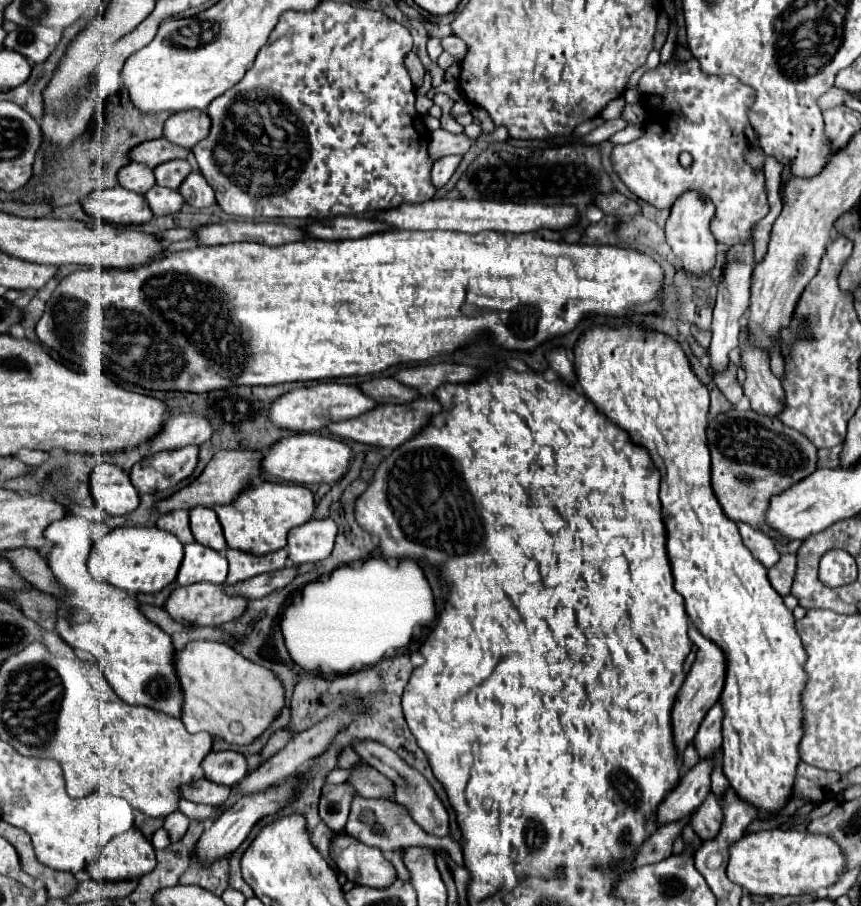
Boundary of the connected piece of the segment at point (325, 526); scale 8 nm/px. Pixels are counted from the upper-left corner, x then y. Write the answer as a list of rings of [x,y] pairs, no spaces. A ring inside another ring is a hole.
[[[332,517],[312,519],[288,533],[288,561],[292,565],[316,563],[332,553],[336,523]]]

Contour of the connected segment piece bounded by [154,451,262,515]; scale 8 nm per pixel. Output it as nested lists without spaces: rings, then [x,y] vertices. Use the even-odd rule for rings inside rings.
[[[218,451],[212,457],[212,461],[206,465],[206,469],[192,483],[188,483],[186,487],[182,487],[180,491],[170,495],[168,499],[158,501],[154,505],[154,511],[164,515],[164,513],[170,513],[170,511],[176,511],[176,509],[190,511],[198,505],[212,507],[216,503],[230,503],[232,497],[236,497],[236,493],[244,491],[250,485],[248,477],[258,471],[260,459],[262,459],[262,453],[258,453],[258,451]]]

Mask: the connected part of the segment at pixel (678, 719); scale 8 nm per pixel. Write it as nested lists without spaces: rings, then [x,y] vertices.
[[[690,625],[688,635],[690,635],[692,643],[698,647],[698,653],[696,653],[696,661],[694,661],[690,673],[684,679],[684,687],[680,689],[680,693],[674,701],[674,707],[672,707],[674,747],[678,751],[678,755],[682,755],[682,751],[694,741],[696,729],[700,727],[702,719],[706,717],[708,709],[718,701],[722,687],[724,687],[724,653],[720,651],[720,647],[714,645],[712,641],[708,641],[706,637],[702,637],[694,625]]]

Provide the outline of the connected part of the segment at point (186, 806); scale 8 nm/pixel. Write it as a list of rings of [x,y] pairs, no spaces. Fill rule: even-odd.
[[[182,799],[178,809],[190,817],[190,819],[208,819],[208,817],[214,817],[214,809],[212,807],[206,807],[206,805],[198,805],[198,803],[192,803],[192,801],[186,801]]]

